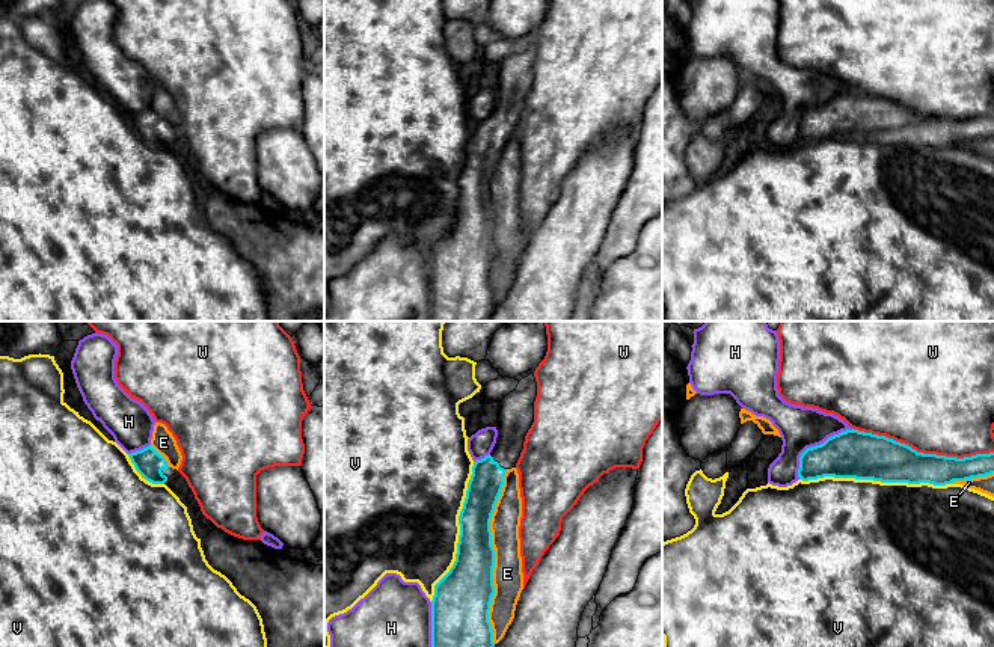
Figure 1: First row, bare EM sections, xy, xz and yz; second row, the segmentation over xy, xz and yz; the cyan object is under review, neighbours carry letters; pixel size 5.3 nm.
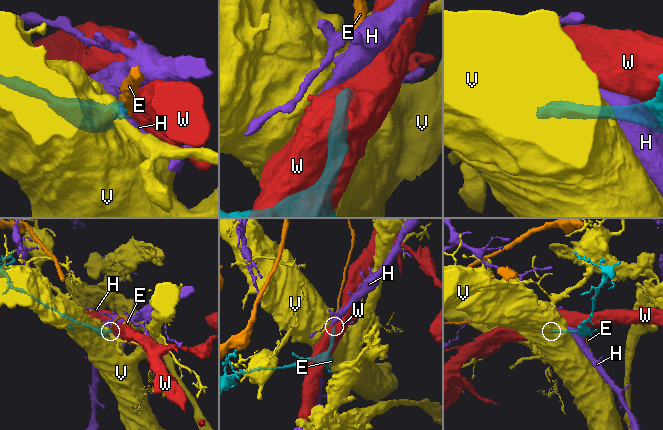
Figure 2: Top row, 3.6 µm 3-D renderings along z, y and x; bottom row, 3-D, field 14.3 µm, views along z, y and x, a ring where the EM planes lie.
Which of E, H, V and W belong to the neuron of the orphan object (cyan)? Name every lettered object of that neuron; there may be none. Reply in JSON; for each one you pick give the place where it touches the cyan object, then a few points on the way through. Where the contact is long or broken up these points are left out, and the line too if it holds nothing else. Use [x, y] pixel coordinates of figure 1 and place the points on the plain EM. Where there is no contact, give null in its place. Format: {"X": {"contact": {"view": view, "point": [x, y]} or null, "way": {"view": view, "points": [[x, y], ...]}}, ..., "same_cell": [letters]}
{"same_cell": []}

